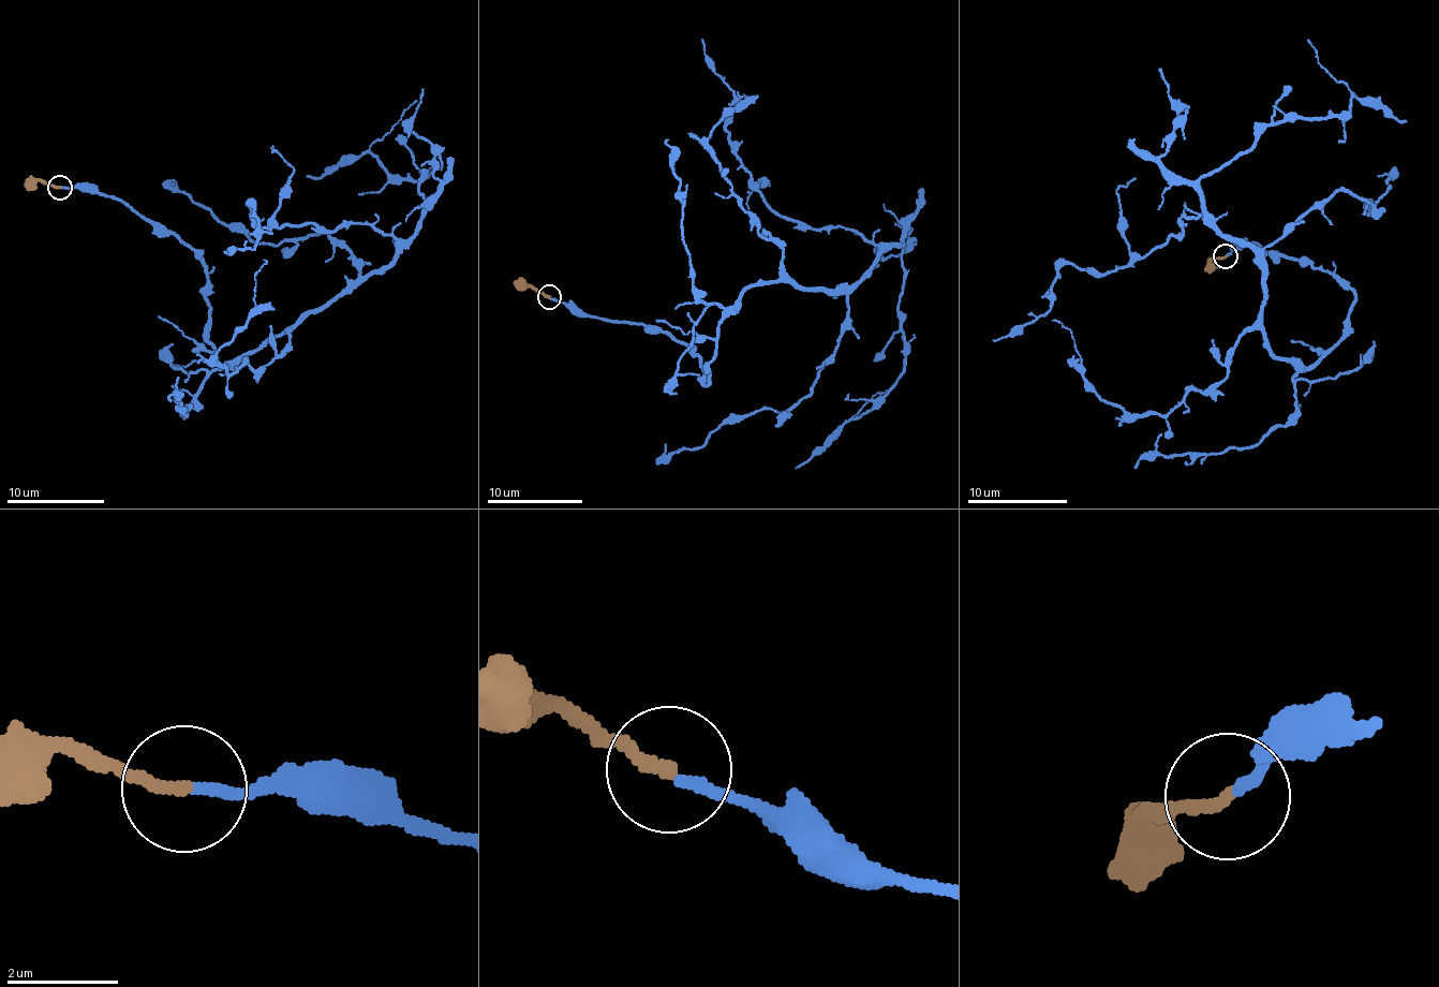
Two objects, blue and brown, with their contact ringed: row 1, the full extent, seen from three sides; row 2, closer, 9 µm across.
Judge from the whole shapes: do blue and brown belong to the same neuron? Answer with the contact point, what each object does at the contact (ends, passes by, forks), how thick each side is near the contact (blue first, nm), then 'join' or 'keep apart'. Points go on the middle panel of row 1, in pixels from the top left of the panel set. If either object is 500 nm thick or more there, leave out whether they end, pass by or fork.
at (549, 296); blue ends there; brown ends there; 200 nm thick on the blue side, 240 nm on the other; join

